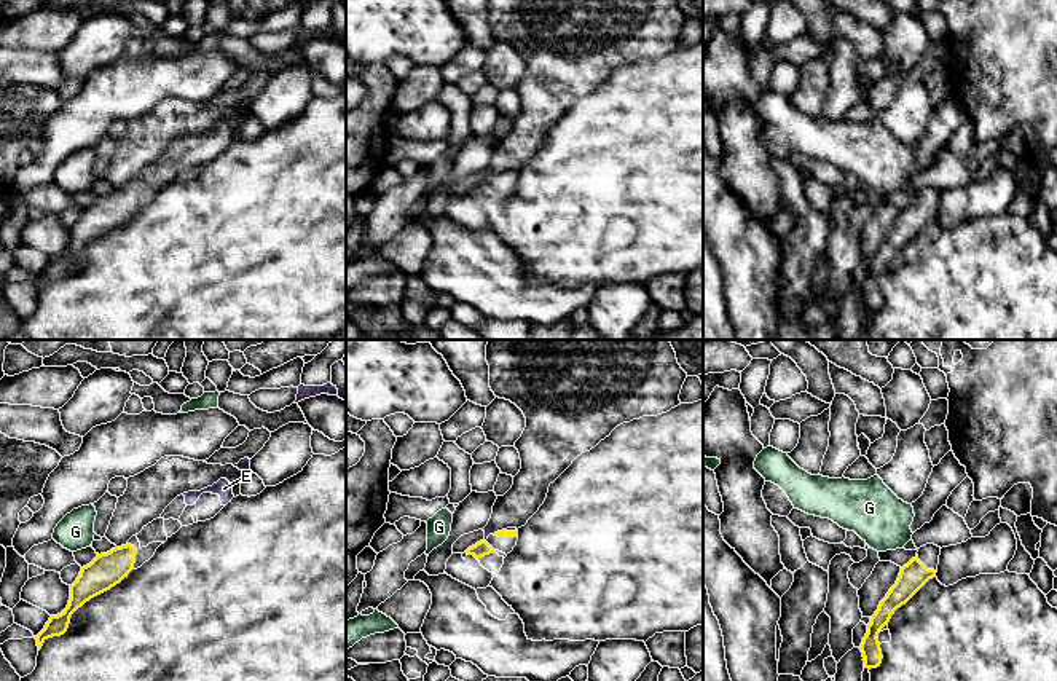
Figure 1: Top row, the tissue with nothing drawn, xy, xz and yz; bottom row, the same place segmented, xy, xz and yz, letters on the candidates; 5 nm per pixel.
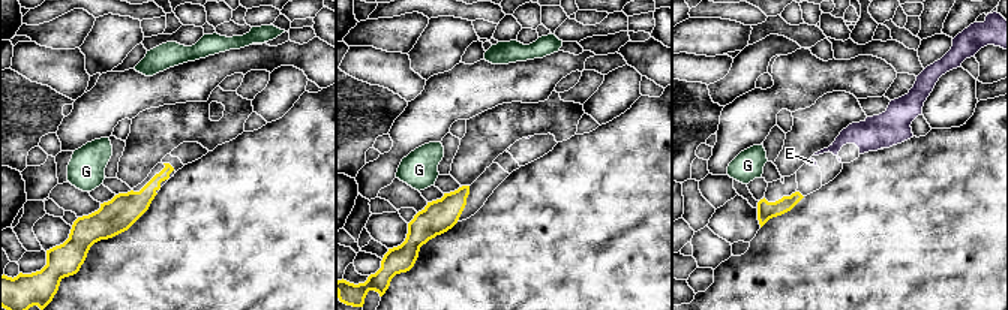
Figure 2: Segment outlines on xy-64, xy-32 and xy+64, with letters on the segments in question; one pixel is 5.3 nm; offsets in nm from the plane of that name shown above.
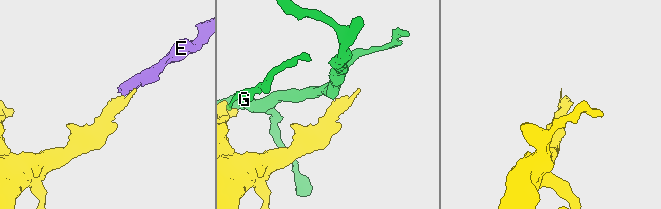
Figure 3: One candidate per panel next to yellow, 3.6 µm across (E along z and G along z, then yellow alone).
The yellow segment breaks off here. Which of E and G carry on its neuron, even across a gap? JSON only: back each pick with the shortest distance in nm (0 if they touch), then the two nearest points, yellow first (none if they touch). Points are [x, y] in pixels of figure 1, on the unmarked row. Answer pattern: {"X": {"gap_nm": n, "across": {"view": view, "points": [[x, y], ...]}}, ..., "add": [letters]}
{"E": {"gap_nm": 340, "across": {"view": "xy", "points": [[136, 192], [185, 145]]}}, "add": ["E"]}

